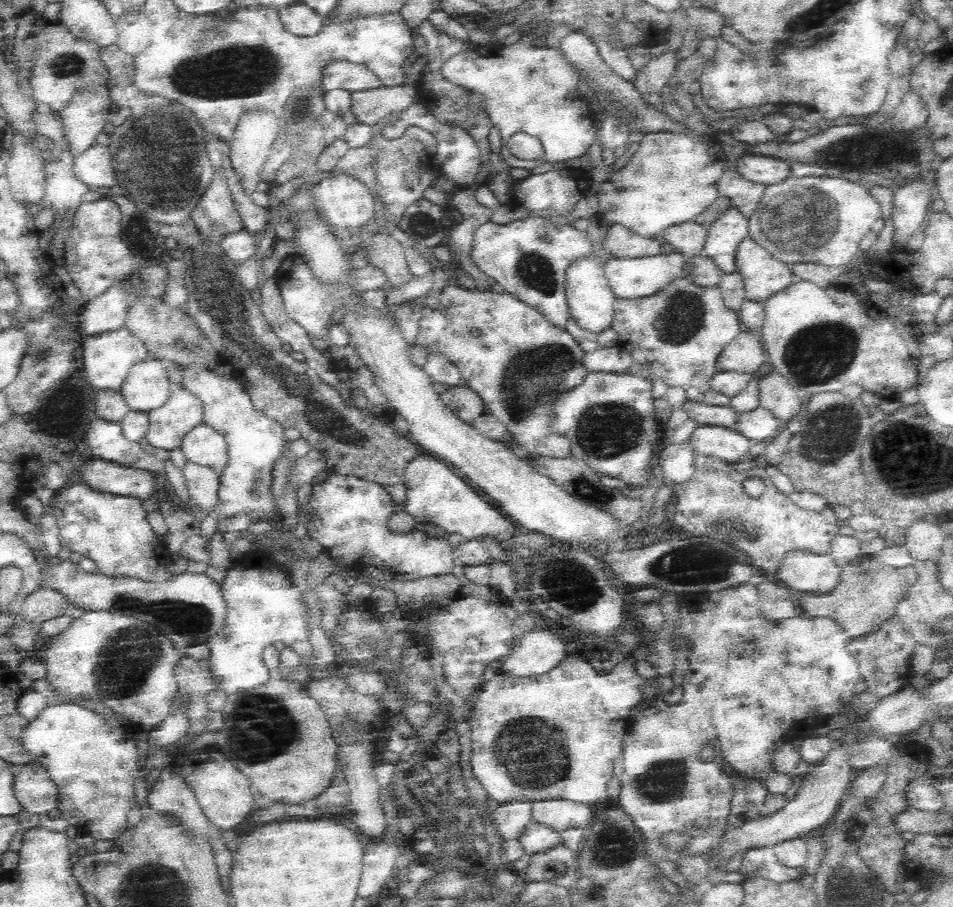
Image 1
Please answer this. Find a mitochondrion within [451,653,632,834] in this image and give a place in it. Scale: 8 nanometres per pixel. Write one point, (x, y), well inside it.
(536, 753)

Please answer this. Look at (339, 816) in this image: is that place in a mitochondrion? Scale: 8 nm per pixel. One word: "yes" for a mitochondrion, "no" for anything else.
no

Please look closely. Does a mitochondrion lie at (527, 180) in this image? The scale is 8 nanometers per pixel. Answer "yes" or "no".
no

